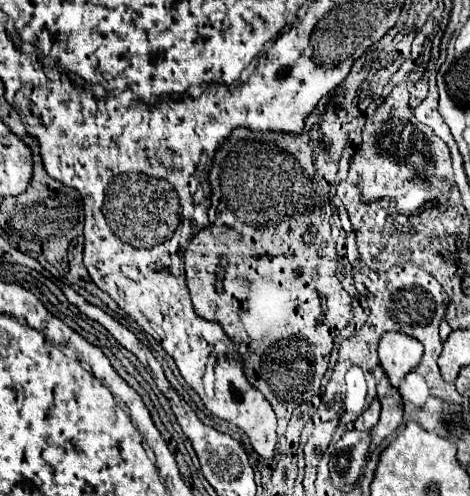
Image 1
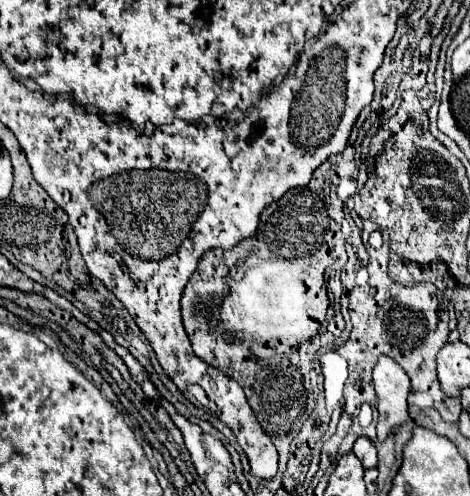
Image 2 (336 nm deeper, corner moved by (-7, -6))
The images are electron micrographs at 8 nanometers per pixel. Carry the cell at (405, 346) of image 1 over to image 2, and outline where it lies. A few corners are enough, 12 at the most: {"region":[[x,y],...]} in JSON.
{"region":[[381,355],[373,367],[383,441],[409,421],[411,381]]}

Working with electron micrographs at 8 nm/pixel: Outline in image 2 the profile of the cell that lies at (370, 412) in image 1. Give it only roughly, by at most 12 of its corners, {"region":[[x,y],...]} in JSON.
{"region":[[359,437],[353,453],[365,469],[377,465],[377,449],[369,437]]}

